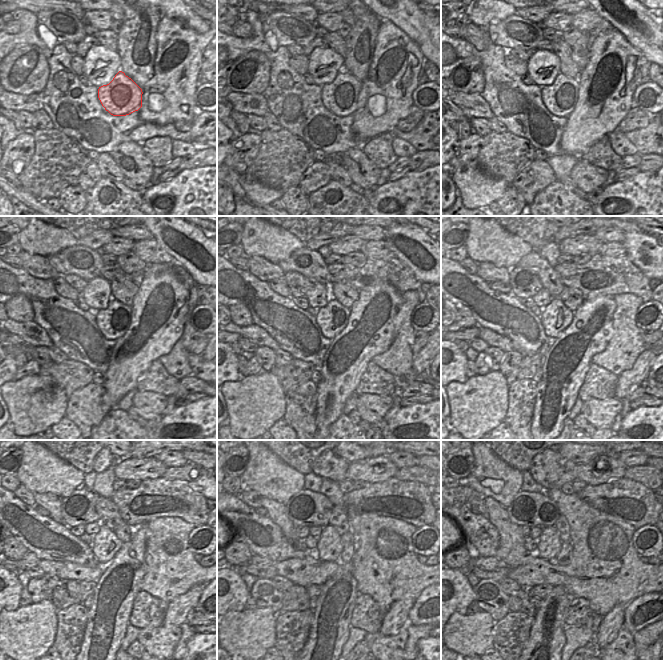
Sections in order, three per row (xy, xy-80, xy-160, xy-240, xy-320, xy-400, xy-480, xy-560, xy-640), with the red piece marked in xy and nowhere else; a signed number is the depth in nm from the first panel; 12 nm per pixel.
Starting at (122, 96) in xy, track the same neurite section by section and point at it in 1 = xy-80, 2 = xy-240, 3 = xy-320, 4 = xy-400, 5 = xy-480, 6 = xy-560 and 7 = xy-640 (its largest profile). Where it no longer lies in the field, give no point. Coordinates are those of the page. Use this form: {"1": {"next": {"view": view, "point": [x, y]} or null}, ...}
{"1": {"next": {"view": "xy-80", "point": [343, 96]}}, "2": {"next": {"view": "xy-240", "point": [113, 321]}}, "3": {"next": {"view": "xy-320", "point": [332, 318]}}, "4": {"next": {"view": "xy-400", "point": [555, 317]}}, "5": {"next": {"view": "xy-480", "point": [106, 544]}}, "6": {"next": {"view": "xy-560", "point": [329, 545]}}, "7": {"next": {"view": "xy-640", "point": [549, 544]}}}

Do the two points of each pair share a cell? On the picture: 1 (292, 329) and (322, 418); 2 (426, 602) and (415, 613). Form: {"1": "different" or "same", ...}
{"1": "different", "2": "same"}

